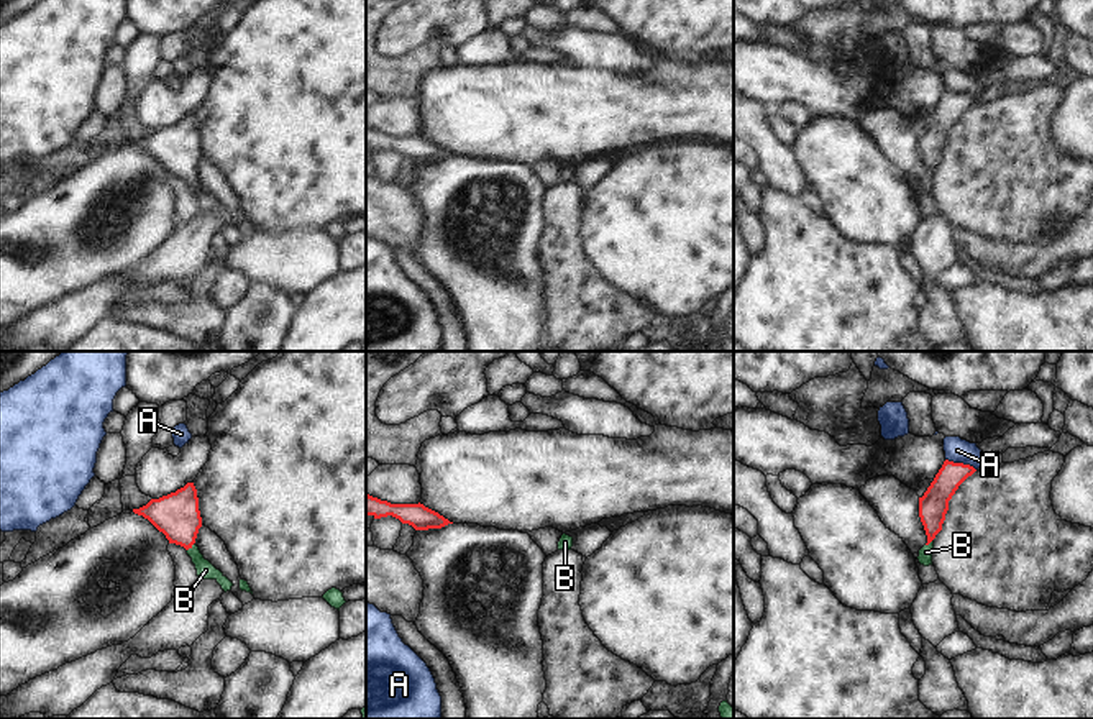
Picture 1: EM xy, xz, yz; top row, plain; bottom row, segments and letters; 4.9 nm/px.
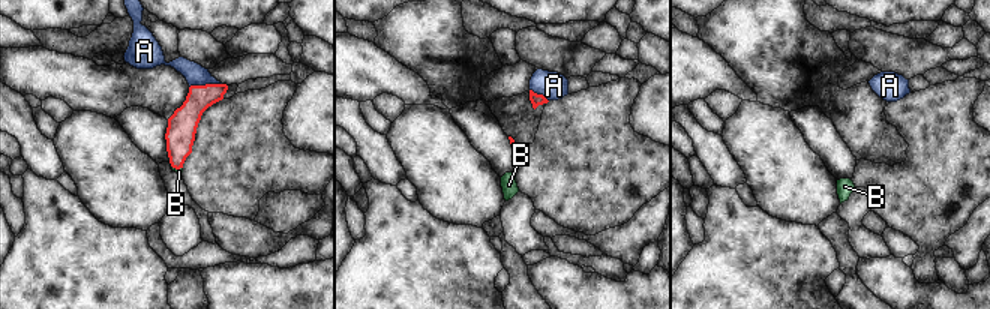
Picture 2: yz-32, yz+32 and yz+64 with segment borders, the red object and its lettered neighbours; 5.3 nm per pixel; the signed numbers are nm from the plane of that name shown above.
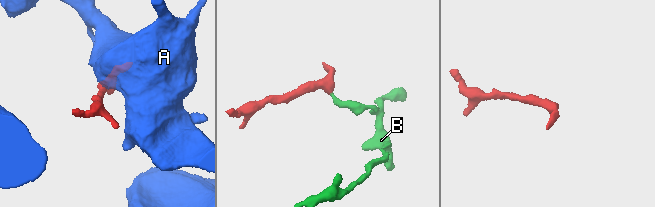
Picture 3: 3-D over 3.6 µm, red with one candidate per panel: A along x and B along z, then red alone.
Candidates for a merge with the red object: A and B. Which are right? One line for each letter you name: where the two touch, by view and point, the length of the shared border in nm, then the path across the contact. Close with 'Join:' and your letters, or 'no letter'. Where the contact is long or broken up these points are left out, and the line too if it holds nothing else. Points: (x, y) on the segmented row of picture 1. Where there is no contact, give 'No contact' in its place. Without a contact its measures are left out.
B: Touches red at xy (191, 547). Shared border 60 nm. Path across: xy (178, 516), (191, 547), (205, 570)
Join: B.

